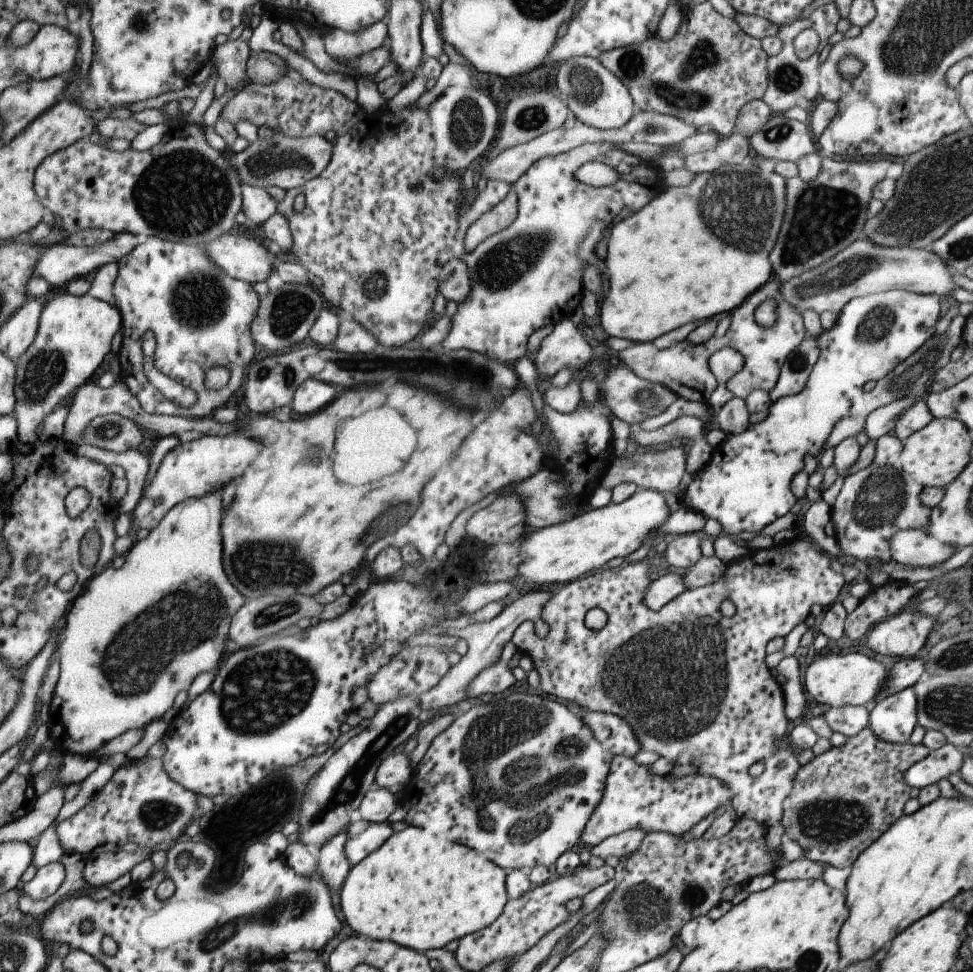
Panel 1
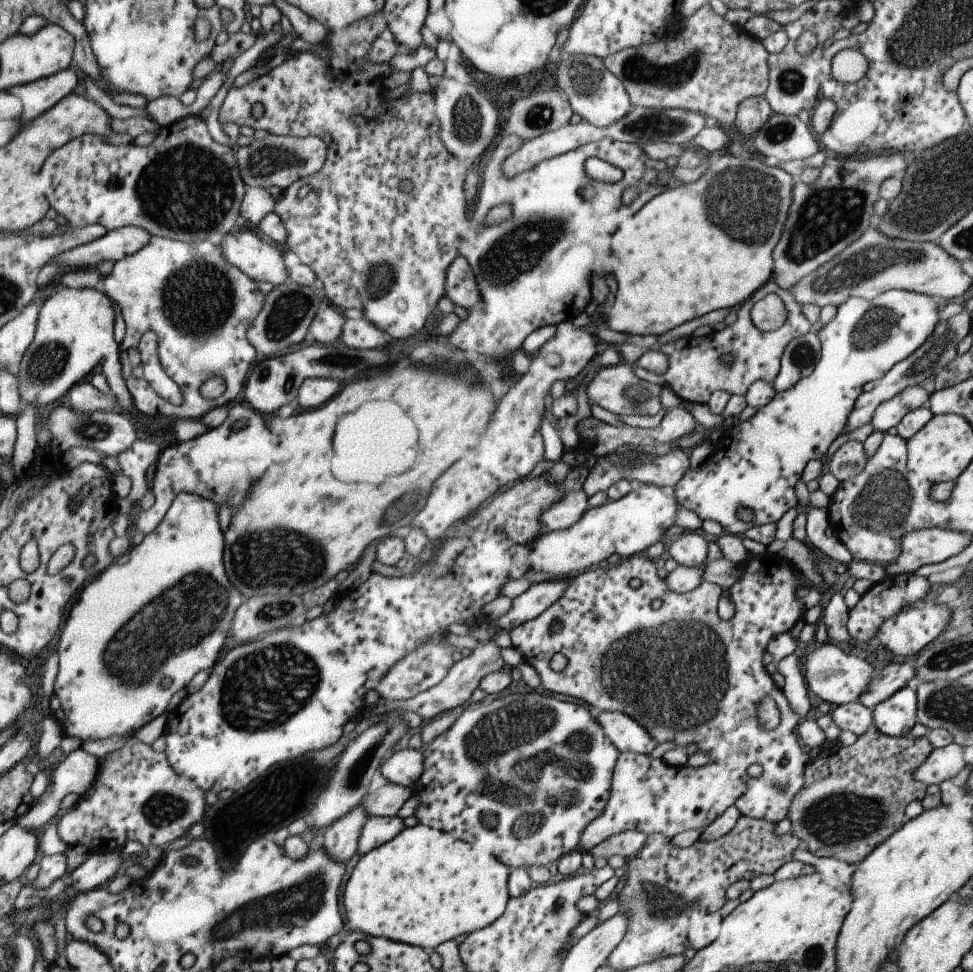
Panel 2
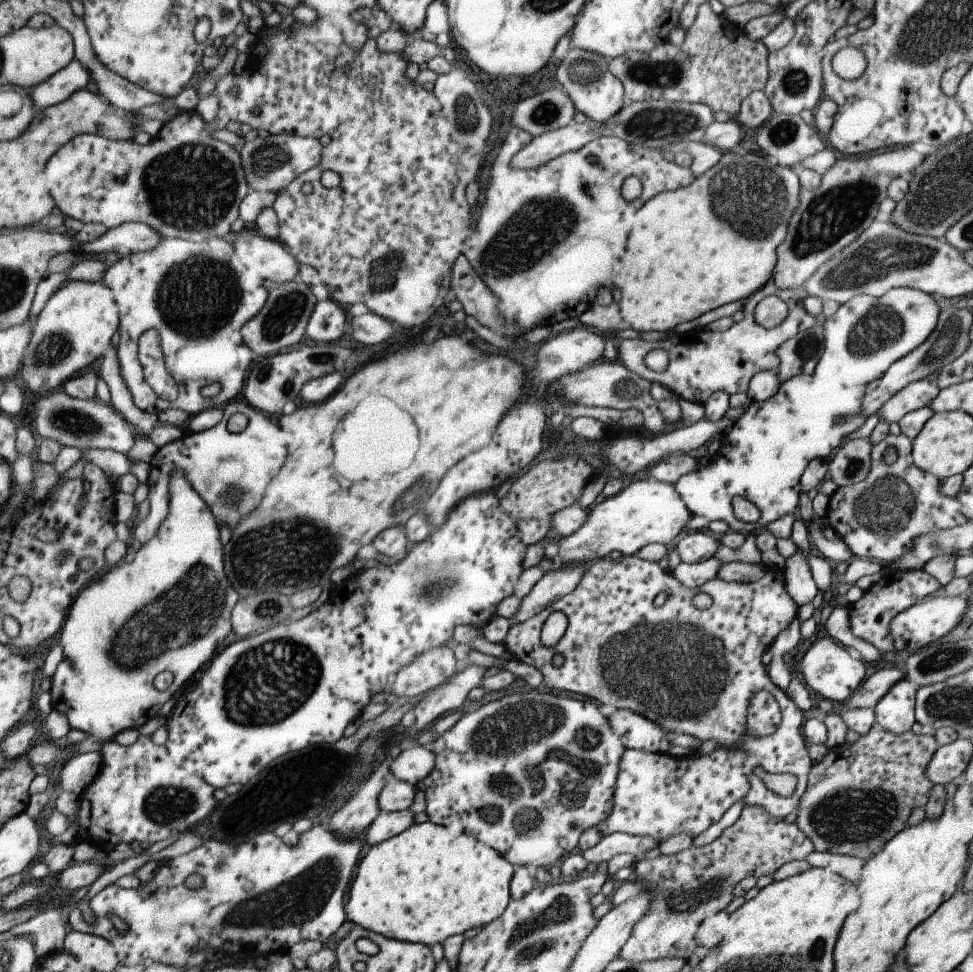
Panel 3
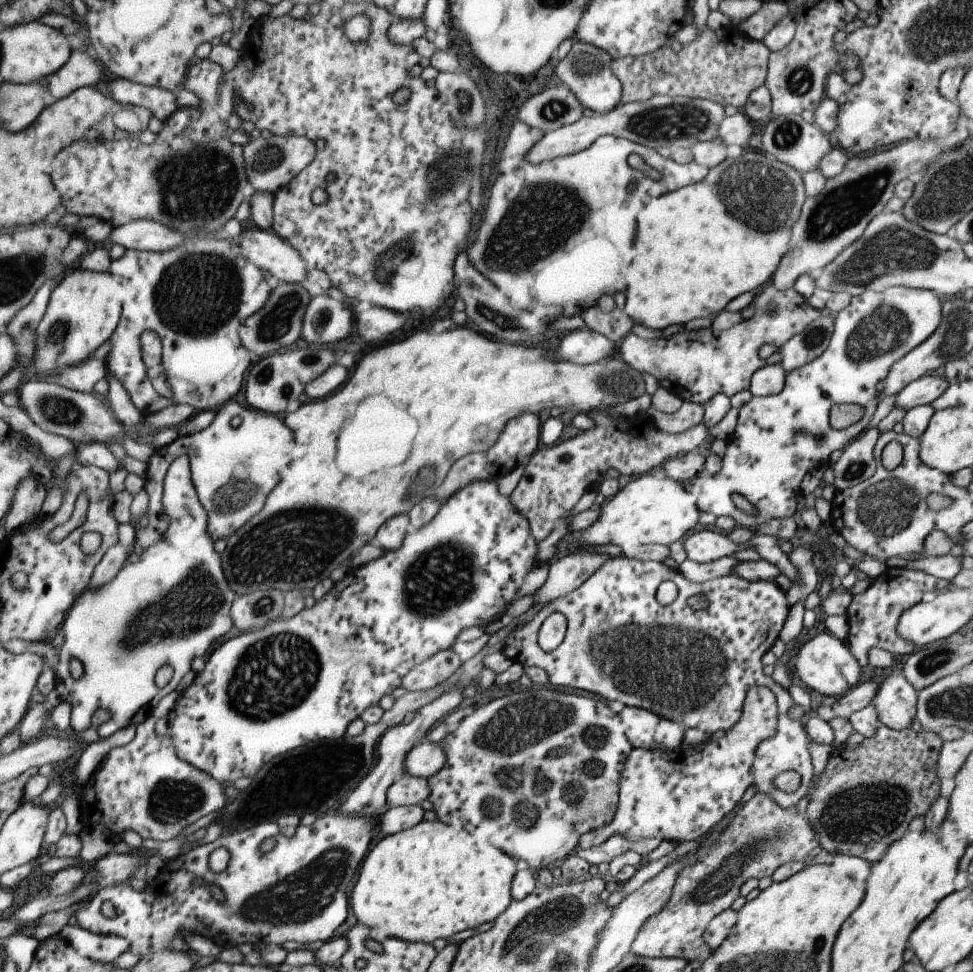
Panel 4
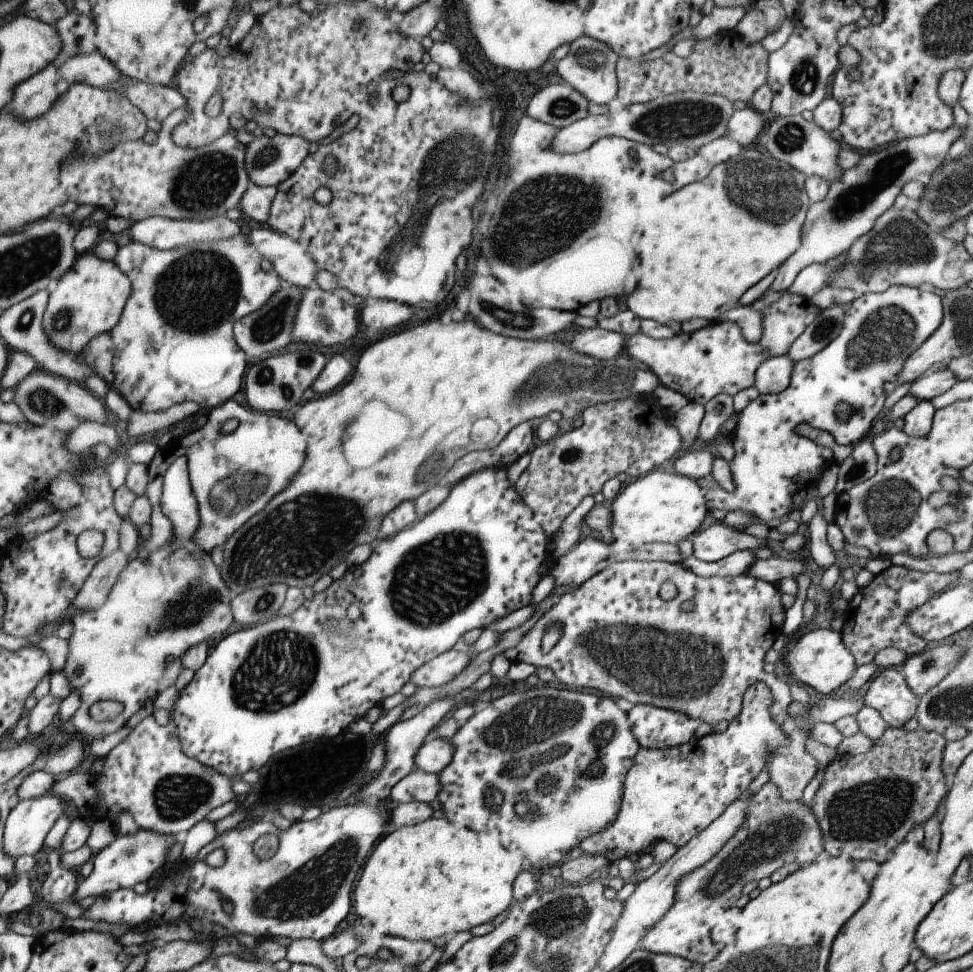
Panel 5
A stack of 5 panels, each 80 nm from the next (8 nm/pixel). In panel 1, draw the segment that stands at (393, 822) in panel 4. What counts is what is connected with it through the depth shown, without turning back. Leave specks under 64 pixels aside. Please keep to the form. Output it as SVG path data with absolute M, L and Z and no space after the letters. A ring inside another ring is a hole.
M358 817L347 828L347 832L346 851L352 866L379 850L395 834L388 821L376 823Z

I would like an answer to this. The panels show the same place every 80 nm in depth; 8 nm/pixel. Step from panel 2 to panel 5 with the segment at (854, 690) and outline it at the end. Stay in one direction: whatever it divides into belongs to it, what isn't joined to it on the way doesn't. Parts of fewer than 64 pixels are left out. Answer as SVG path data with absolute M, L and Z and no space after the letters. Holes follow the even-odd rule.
M815 628L805 632L785 653L787 666L791 668L791 674L797 682L813 688L815 692L829 694L831 690L839 688L841 684L852 676L855 670L854 658L837 631L825 628Z

